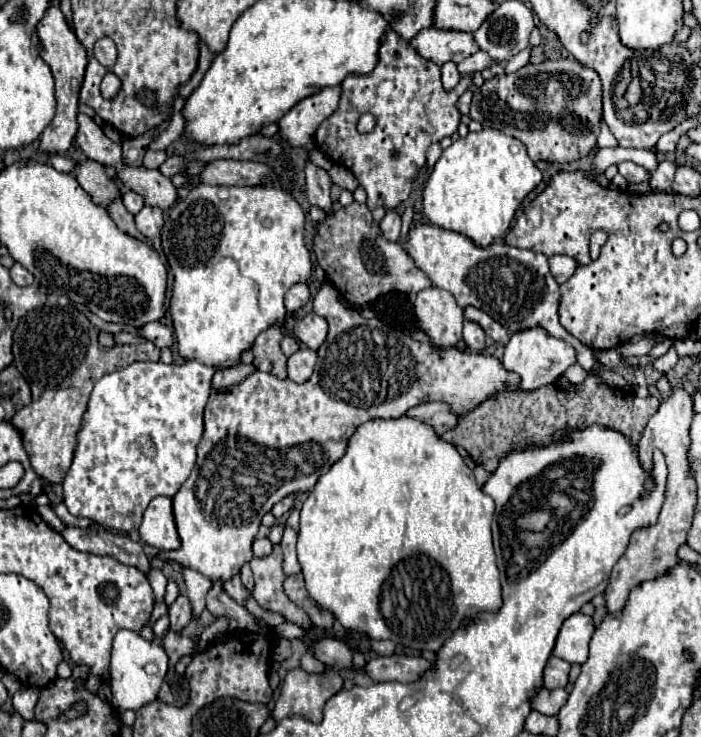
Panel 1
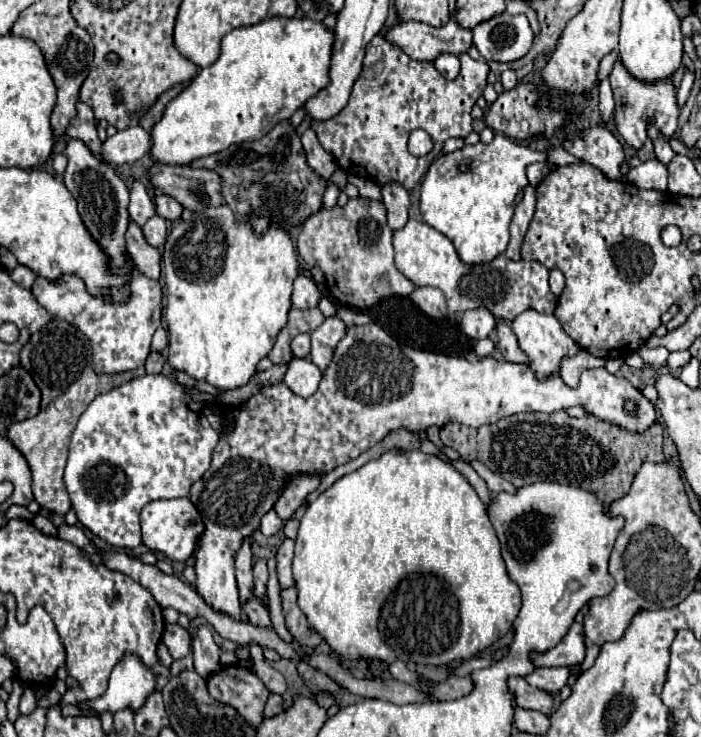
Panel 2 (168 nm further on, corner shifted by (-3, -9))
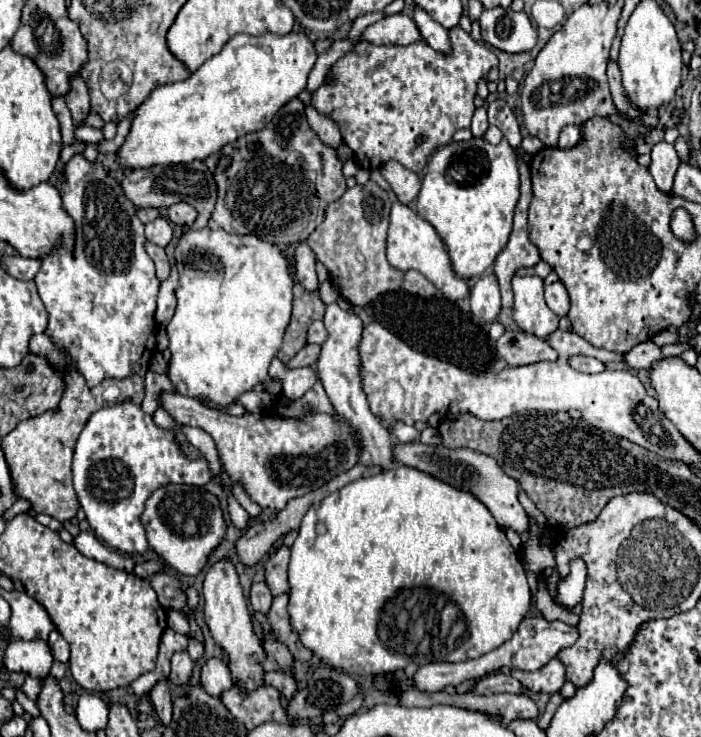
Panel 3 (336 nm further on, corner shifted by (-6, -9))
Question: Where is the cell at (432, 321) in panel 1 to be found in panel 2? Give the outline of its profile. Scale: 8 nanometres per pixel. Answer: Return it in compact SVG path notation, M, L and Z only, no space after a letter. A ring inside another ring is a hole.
M417 286L411 292L411 300L431 318L443 318L447 314L447 304L445 304L445 296L439 288L431 288L431 286Z

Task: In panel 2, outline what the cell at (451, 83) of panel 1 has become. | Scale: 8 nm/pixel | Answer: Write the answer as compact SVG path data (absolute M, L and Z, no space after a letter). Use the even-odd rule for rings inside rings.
M439 54L433 64L435 64L435 68L437 68L447 80L457 78L457 72L459 72L459 58L457 58L455 54Z

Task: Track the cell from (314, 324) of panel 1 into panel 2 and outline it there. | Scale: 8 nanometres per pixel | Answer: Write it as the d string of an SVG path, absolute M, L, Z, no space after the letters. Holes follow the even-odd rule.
M329 316L317 330L311 334L311 362L325 372L325 368L333 360L333 352L337 348L337 342L347 334L347 326L341 318Z

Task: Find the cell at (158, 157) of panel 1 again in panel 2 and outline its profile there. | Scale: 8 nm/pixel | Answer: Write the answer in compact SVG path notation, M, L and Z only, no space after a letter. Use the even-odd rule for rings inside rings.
M135 180L133 188L131 188L131 204L129 204L129 214L131 214L131 220L137 222L139 226L143 226L151 216L155 216L155 204L153 204L153 198L151 194L147 192L147 188Z

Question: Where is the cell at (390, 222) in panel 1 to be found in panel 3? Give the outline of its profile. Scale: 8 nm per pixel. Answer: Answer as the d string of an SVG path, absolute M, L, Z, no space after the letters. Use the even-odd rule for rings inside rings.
M394 160L382 164L380 172L388 180L388 184L392 186L400 204L408 206L412 200L416 200L416 196L420 192L420 180L414 172L410 172L408 168L404 168L402 164L398 164Z

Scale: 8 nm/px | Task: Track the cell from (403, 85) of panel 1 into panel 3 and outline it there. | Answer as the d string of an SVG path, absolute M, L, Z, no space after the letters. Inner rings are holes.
M462 28L450 30L452 54L442 56L434 52L426 42L416 42L410 46L378 46L362 42L346 52L330 70L336 76L334 84L322 84L312 94L312 106L322 114L332 118L342 134L342 140L352 150L354 160L364 170L378 170L384 162L396 160L404 168L412 172L422 172L428 156L448 144L452 134L460 128L468 128L472 120L474 96L478 90L478 82L488 78L488 70L498 66L496 54L484 46L476 44L468 32ZM418 136L424 136L422 144L416 144Z

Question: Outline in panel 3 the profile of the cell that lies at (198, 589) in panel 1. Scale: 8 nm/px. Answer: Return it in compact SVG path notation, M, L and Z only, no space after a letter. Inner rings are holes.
M212 656L212 658L208 658L208 660L204 662L200 680L202 680L204 690L206 690L210 696L216 696L216 698L220 696L222 690L226 690L226 688L230 688L230 686L234 684L234 682L232 682L232 676L230 676L230 672L228 672L226 662L222 662L222 660L216 658L216 656Z

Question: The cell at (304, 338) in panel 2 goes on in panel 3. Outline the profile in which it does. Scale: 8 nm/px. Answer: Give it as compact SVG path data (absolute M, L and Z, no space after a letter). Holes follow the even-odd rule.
M318 320L318 322L312 322L310 328L308 328L308 336L306 336L306 342L308 344L322 344L326 340L326 328L324 324Z

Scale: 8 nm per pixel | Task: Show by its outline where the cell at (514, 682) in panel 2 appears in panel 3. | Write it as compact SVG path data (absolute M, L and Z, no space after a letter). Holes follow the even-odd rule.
M494 672L476 680L476 684L472 686L472 692L478 696L492 696L492 694L502 694L502 692L526 694L526 688L516 678L506 676L502 672Z

